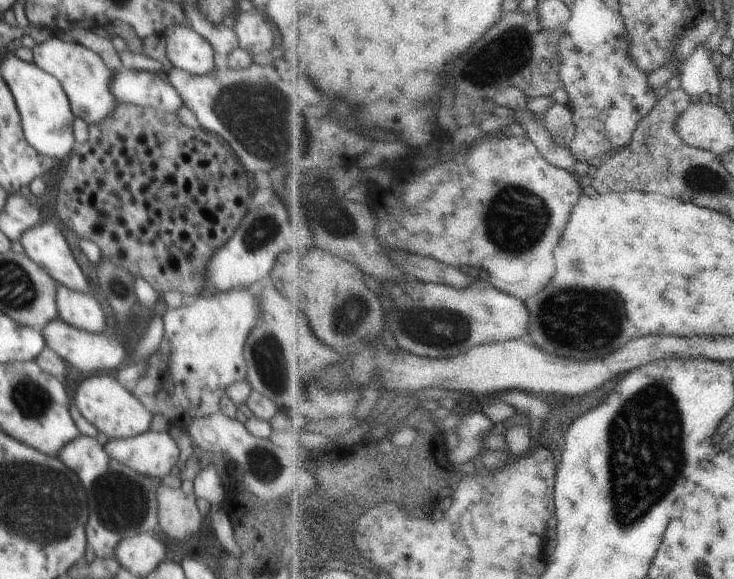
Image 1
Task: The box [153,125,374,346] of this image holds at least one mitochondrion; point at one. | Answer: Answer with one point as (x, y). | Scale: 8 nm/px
(274, 226)

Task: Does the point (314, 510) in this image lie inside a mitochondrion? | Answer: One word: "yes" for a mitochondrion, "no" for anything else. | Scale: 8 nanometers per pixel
yes

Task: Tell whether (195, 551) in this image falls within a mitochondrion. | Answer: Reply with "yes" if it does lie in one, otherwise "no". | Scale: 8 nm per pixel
no

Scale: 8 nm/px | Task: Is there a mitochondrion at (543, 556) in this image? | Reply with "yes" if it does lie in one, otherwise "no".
no

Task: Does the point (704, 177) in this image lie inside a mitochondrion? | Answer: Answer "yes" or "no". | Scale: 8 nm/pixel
yes

